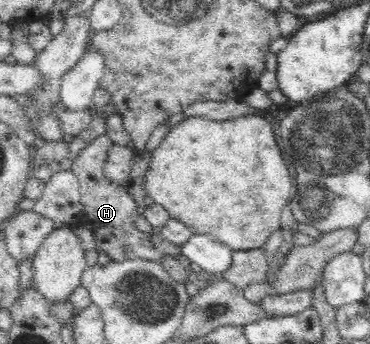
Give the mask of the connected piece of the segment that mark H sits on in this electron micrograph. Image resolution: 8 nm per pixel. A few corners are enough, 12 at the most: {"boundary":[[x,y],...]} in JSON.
{"boundary":[[100,134],[75,159],[81,213],[109,262],[178,260],[182,246],[139,231],[126,186],[103,175],[114,143]]}

